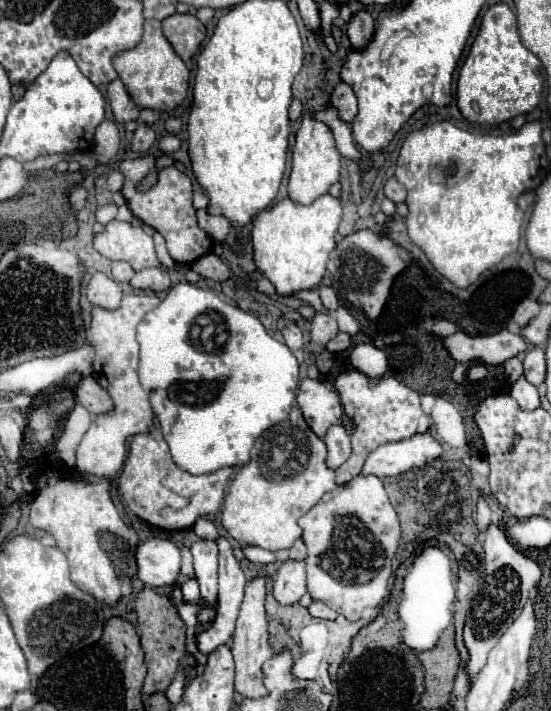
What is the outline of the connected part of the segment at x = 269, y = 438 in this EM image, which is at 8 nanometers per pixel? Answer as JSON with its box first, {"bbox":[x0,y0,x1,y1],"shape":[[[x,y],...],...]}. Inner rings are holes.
{"bbox":[222,407,336,551],"shape":[[[298,407],[288,419],[264,431],[250,451],[250,461],[238,469],[230,481],[222,525],[240,545],[256,545],[268,551],[290,549],[302,535],[298,519],[322,499],[326,491],[336,487],[334,471],[324,463],[326,445],[318,439],[304,421]]]}

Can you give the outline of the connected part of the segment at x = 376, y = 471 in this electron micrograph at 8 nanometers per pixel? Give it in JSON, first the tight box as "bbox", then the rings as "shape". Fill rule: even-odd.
{"bbox":[360,433,442,477],"shape":[[[418,433],[398,443],[386,443],[372,451],[360,475],[392,477],[406,473],[412,467],[422,467],[442,455],[440,443],[430,433]]]}

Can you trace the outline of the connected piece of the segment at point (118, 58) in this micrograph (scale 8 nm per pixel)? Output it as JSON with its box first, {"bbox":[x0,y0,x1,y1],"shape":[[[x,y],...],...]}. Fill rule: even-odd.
{"bbox":[112,19,188,111],"shape":[[[148,19],[144,21],[144,35],[140,43],[132,49],[120,51],[114,55],[112,65],[122,79],[128,95],[140,109],[156,109],[156,111],[170,111],[178,107],[188,93],[188,67],[184,61],[174,53],[168,39],[162,35],[160,21]]]}

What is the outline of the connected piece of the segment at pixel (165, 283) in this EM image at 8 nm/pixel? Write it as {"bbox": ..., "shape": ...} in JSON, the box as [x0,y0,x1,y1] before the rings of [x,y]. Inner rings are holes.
{"bbox":[130,267,170,291],"shape":[[[146,267],[132,277],[130,285],[144,291],[166,291],[170,287],[170,275],[166,267]]]}

